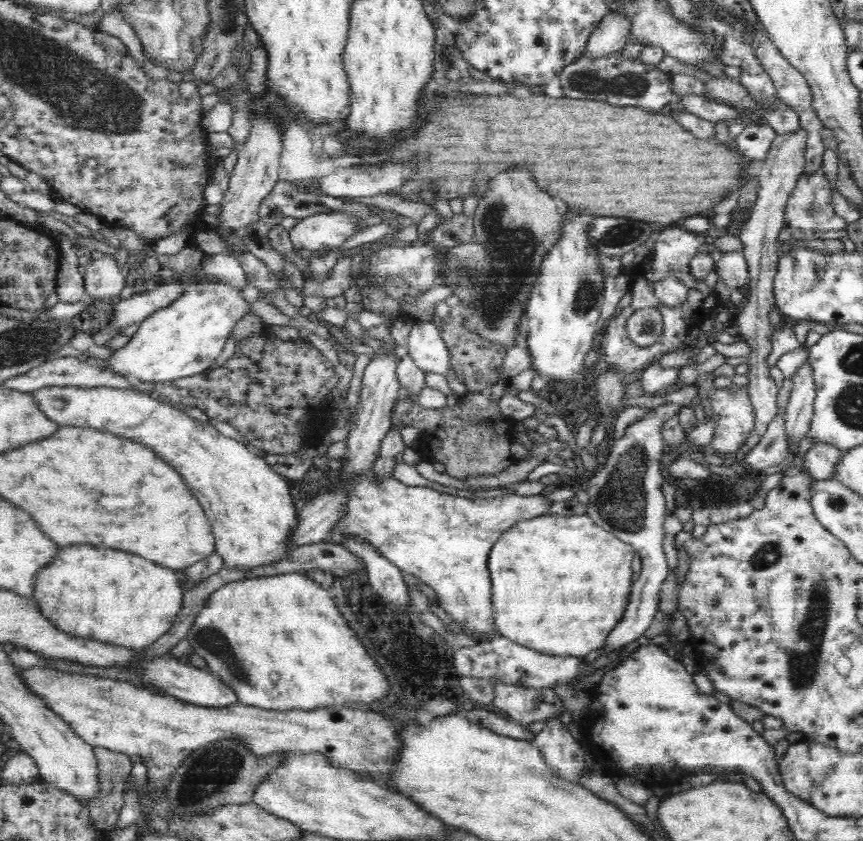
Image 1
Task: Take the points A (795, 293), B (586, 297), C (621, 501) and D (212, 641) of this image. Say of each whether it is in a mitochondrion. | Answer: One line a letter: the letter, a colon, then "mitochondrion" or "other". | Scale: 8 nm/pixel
A: other
B: mitochondrion
C: mitochondrion
D: mitochondrion

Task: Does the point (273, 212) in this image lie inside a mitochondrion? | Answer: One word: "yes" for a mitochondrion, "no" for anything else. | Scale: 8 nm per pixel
no

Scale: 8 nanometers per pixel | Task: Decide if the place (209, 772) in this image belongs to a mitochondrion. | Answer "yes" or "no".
yes

